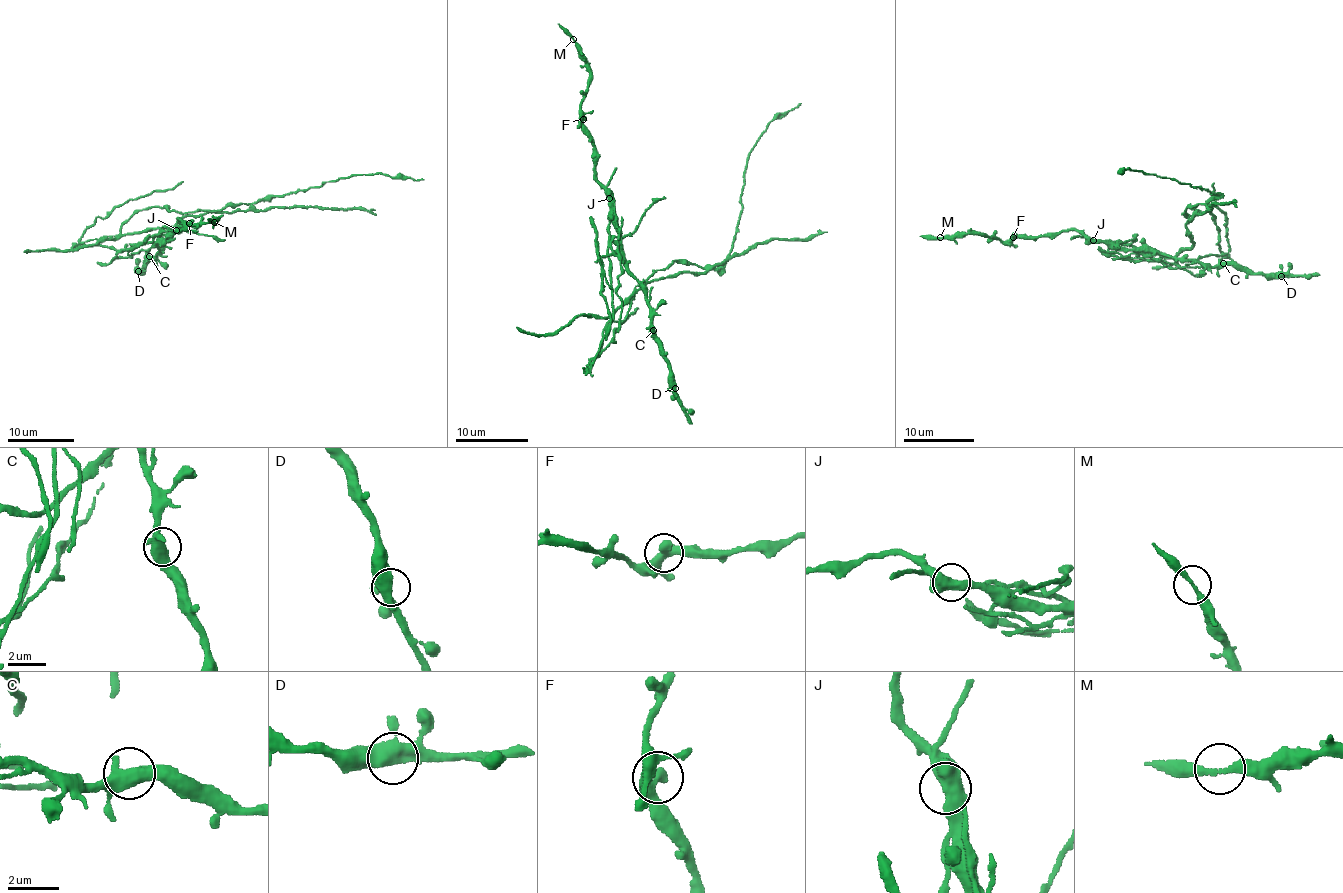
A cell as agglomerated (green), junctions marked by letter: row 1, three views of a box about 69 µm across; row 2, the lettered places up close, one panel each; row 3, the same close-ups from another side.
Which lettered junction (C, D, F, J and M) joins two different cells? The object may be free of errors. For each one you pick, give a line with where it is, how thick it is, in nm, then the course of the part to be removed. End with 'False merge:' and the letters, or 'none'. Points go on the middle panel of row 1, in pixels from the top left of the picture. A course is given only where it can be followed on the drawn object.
J: (609, 198) | 500 nm | (609, 198), (613, 320), (590, 360), (612, 343), (634, 287), (720, 268), (749, 152), (765, 126), (801, 103)
False merge: J

